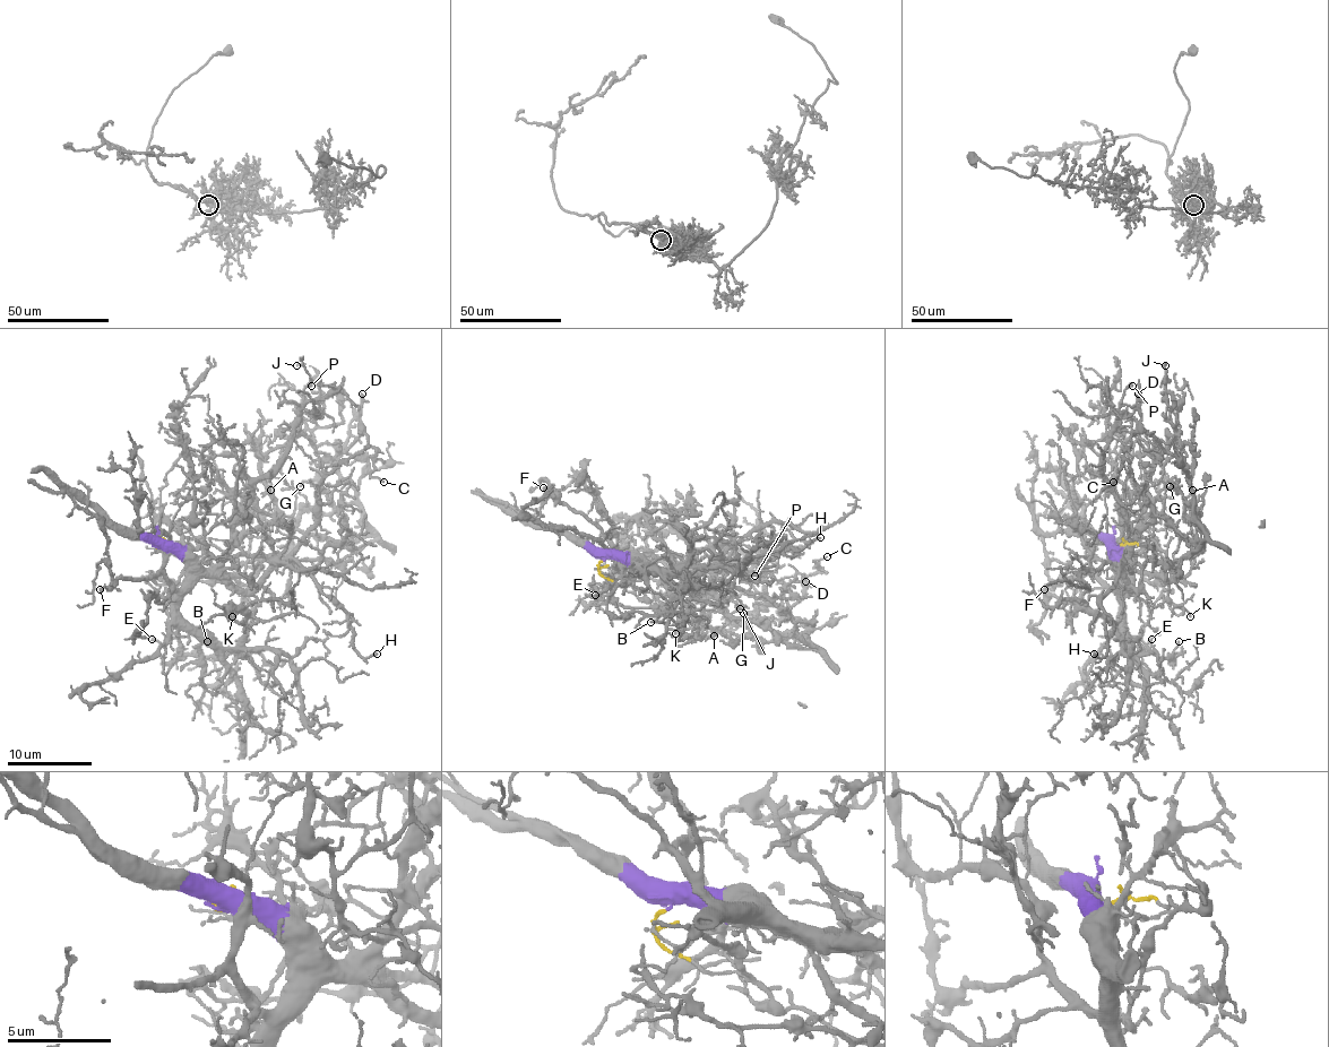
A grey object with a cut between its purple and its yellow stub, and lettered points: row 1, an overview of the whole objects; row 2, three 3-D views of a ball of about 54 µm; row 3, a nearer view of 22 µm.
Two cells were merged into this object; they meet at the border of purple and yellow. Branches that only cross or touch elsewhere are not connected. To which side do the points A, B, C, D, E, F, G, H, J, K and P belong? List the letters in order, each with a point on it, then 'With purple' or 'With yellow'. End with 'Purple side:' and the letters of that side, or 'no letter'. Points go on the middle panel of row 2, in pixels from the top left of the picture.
A: Place: (714, 636). With yellow
B: Place: (650, 622). With purple
C: Place: (827, 556). With yellow
D: Place: (805, 581). With yellow
E: Place: (595, 595). With purple
F: Place: (543, 487). With purple
G: Place: (743, 613). With yellow
H: Place: (820, 537). With purple
J: Place: (740, 608). With yellow
K: Place: (675, 633). With purple
P: Place: (754, 576). With purple
Purple side: B, E, F, H, K, P

